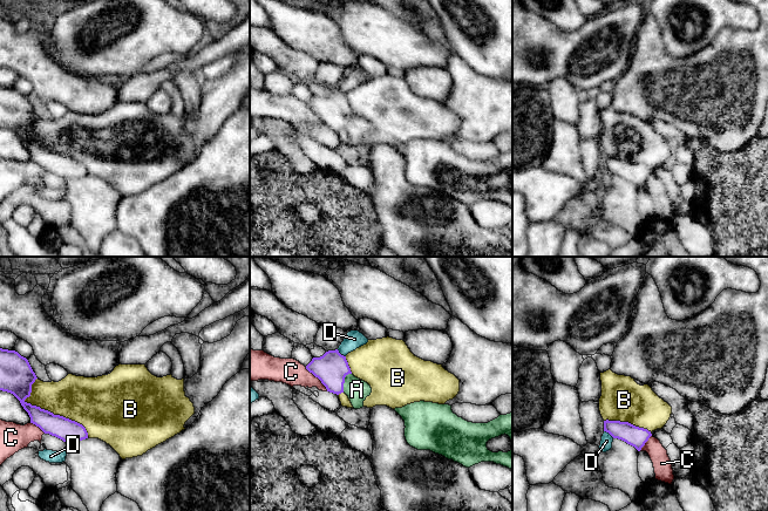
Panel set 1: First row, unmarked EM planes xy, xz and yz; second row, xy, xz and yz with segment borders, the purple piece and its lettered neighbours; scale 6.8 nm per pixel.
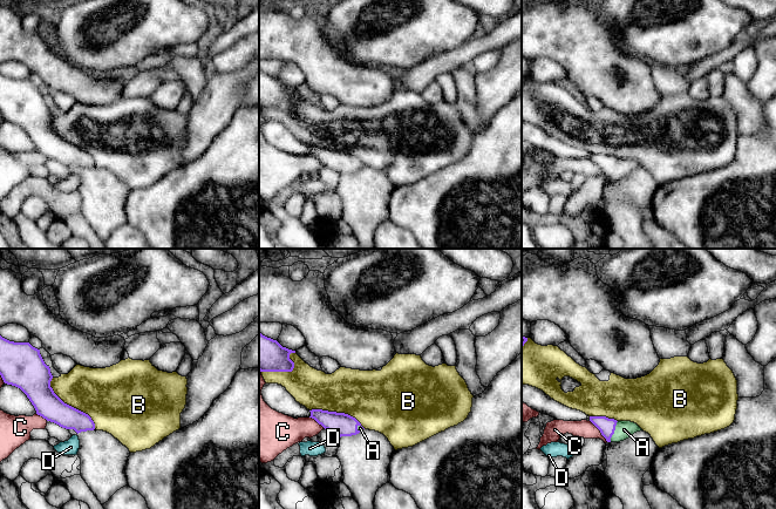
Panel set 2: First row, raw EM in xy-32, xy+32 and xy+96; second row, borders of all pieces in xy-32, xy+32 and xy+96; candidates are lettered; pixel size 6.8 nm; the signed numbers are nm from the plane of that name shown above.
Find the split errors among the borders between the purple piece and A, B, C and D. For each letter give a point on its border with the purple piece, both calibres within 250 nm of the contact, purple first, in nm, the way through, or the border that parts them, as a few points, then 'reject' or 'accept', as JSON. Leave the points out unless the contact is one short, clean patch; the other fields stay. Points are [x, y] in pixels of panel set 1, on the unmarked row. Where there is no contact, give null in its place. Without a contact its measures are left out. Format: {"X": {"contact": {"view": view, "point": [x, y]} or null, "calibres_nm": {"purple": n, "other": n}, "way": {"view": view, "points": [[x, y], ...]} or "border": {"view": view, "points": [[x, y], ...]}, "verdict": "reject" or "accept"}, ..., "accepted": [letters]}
{"A": {"contact": {"view": "xz", "point": [344, 120]}, "calibres_nm": {"purple": 220, "other": 150}, "way": {"view": "xz", "points": [[331, 106], [344, 120], [357, 127]]}, "verdict": "accept"}, "B": {"contact": {"view": "xy", "point": [47, 148]}, "calibres_nm": {"purple": 160, "other": 320}, "verdict": "reject"}, "C": {"contact": {"view": "xz", "point": [318, 115]}, "calibres_nm": {"purple": 220, "other": 180}, "verdict": "reject"}, "D": {"contact": {"view": "xz", "point": [340, 92]}, "calibres_nm": {"purple": 220, "other": 120}, "border": {"view": "xz", "points": [[337, 87], [345, 94]]}, "verdict": "reject"}, "accepted": ["A"]}

